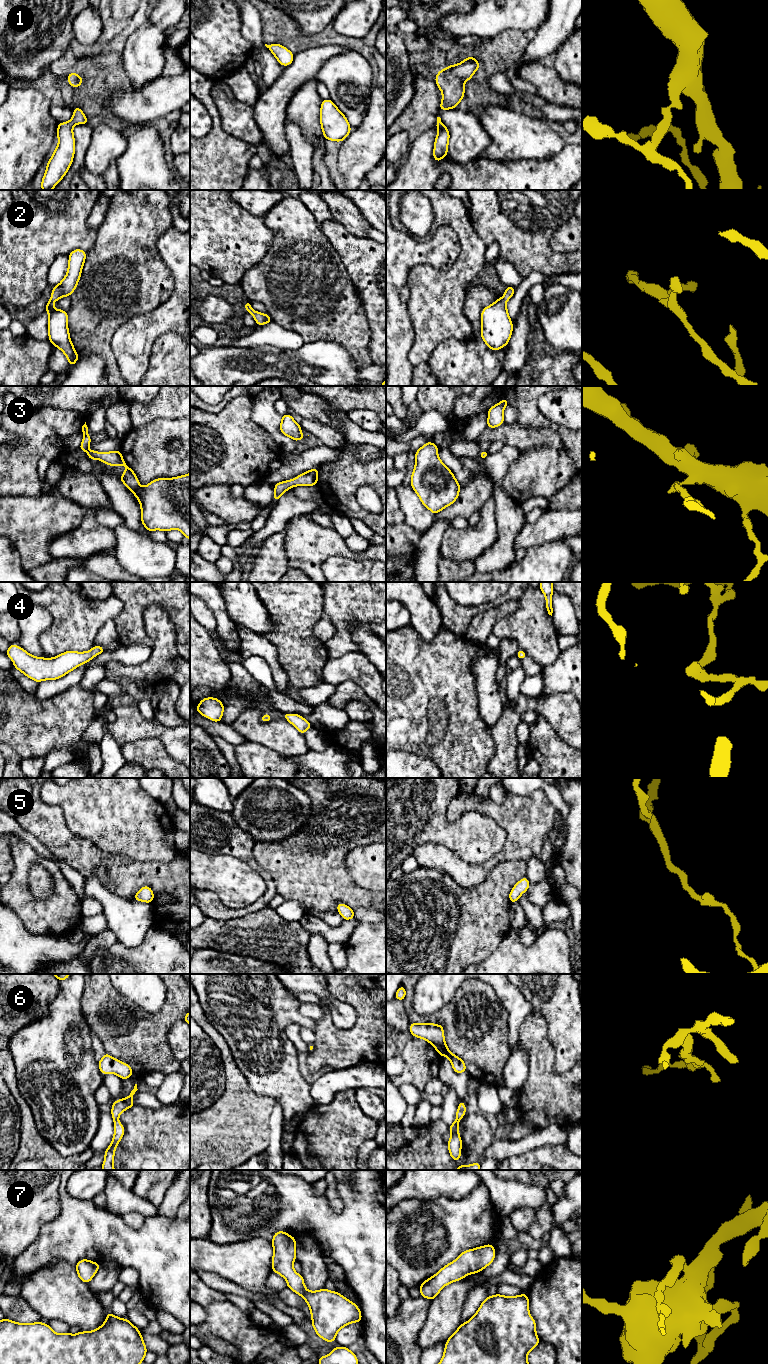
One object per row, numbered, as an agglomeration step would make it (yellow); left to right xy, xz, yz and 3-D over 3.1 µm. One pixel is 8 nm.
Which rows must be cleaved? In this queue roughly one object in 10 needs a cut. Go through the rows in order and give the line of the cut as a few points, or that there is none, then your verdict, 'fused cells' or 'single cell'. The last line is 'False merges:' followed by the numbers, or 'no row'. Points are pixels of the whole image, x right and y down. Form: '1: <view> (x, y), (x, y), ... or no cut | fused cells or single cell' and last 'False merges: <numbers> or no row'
1: no cut | single cell
2: no cut | single cell
3: no cut | single cell
4: no cut | single cell
5: no cut | single cell
6: no cut | single cell
7: no cut | single cell
False merges: no row

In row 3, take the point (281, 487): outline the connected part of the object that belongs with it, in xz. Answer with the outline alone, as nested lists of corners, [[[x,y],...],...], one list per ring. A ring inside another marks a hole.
[[[318,468],[308,470],[296,478],[291,480],[286,480],[284,482],[279,482],[275,484],[274,487],[274,497],[273,501],[277,502],[280,496],[287,490],[294,486],[314,486],[317,485],[318,481]]]

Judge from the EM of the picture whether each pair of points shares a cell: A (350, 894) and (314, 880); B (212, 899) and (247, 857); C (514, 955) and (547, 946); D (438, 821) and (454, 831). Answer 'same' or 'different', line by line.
A: same
B: same
C: same
D: same

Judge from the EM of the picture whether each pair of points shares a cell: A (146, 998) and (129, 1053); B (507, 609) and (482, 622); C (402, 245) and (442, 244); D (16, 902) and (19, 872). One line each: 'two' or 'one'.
A: two
B: one
C: one
D: one

